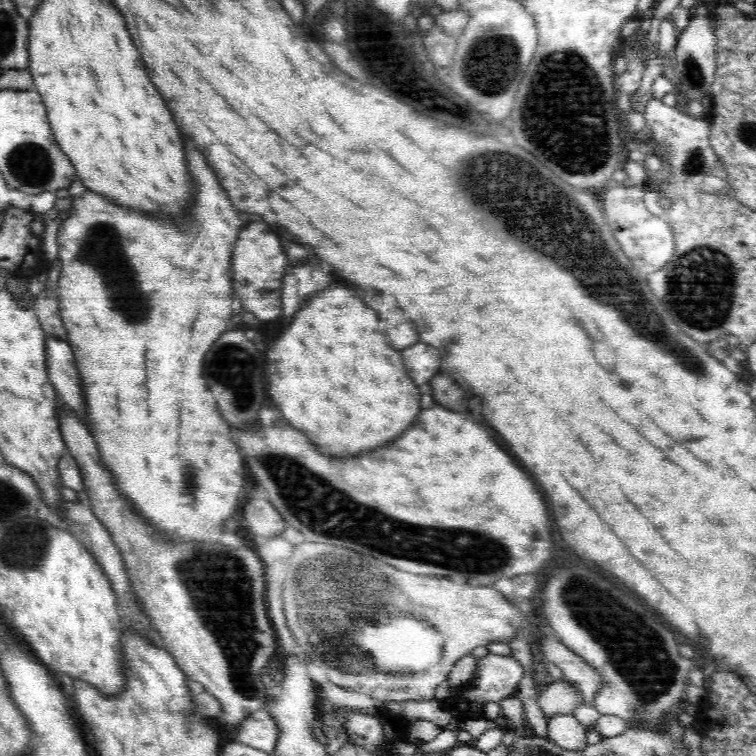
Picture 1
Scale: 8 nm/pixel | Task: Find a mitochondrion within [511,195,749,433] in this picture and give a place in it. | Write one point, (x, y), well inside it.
(700, 288)

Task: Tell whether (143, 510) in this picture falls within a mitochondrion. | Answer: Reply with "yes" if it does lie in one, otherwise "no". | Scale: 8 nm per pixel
no

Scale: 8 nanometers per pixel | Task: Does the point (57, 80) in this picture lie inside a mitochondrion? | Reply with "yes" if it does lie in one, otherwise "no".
no

